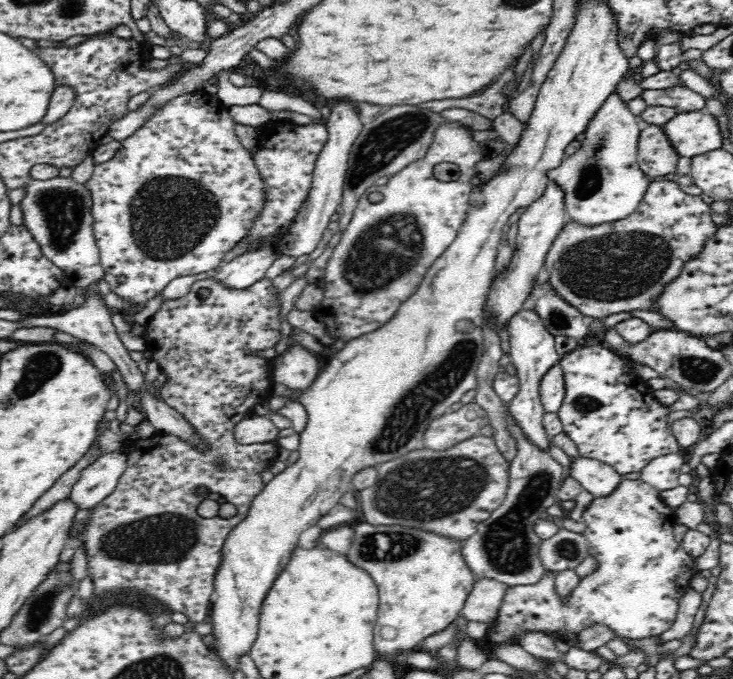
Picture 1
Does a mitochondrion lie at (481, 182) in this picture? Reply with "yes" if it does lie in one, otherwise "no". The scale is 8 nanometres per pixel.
no

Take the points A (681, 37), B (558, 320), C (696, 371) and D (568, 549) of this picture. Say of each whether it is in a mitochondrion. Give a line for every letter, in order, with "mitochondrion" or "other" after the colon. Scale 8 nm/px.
A: other
B: mitochondrion
C: mitochondrion
D: mitochondrion

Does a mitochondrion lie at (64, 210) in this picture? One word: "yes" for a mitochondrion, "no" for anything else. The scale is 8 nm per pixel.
yes

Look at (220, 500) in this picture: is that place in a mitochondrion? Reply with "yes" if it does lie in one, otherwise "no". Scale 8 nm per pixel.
no

